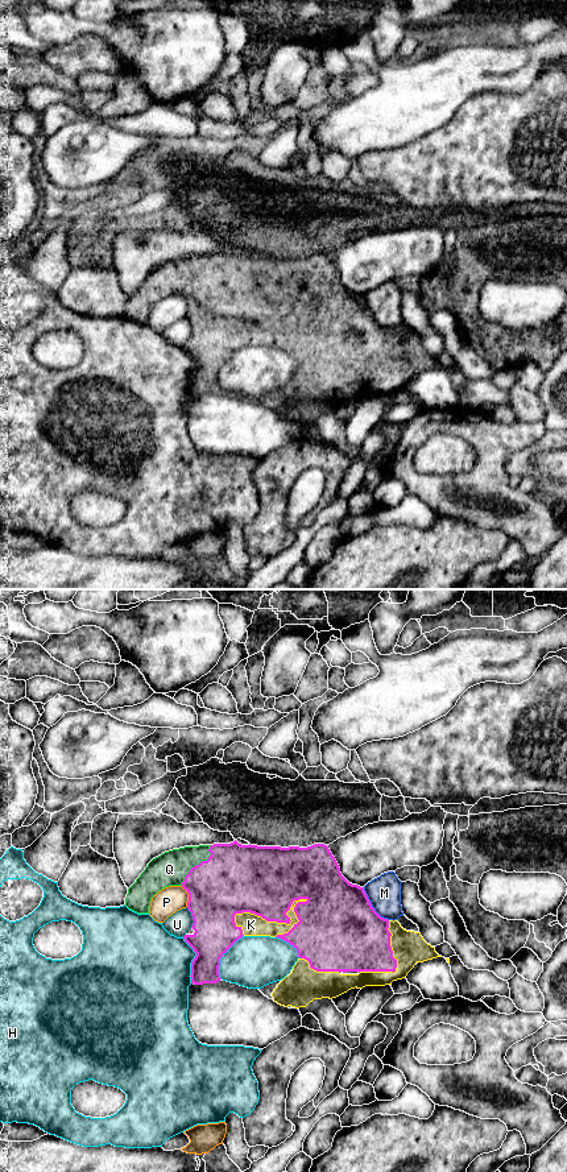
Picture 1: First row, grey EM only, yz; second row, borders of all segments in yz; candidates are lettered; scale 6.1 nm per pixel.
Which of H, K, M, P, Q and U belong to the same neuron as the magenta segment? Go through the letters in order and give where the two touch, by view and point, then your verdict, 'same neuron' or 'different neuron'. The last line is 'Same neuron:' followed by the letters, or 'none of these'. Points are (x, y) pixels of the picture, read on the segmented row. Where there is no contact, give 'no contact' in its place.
H: contact yz (193, 960); different neuron
K: contact yz (274, 920); same neuron
M: contact yz (371, 906); different neuron
P: contact yz (189, 897); different neuron
Q: contact yz (197, 865); same neuron
U: contact yz (193, 918); different neuron
Same neuron: K, Q

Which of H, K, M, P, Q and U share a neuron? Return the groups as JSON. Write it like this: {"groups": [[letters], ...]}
{"groups": [["H"], ["K", "Q"], ["M"], ["P"], ["U"]]}

